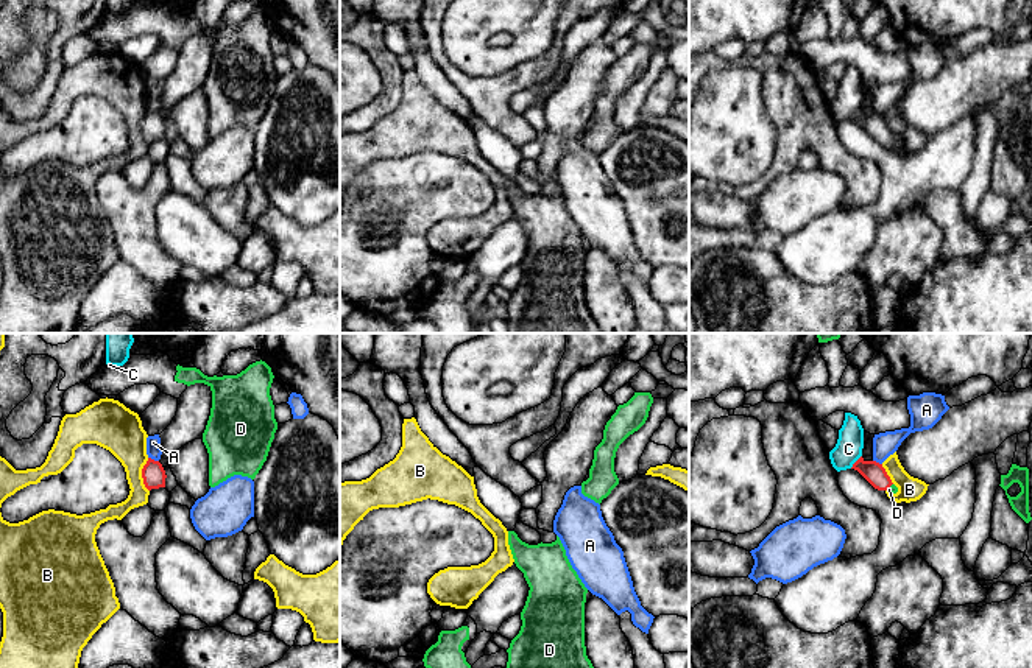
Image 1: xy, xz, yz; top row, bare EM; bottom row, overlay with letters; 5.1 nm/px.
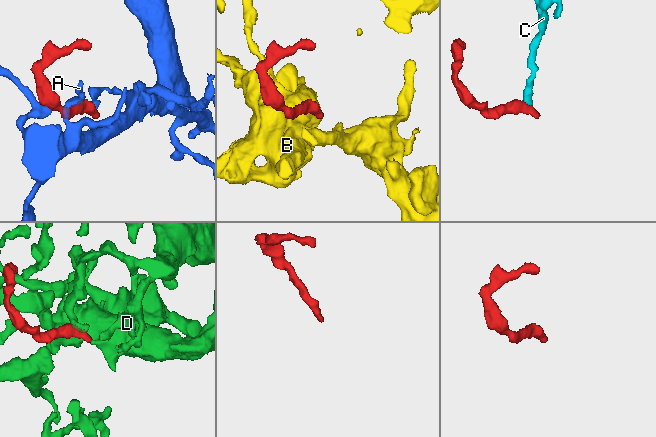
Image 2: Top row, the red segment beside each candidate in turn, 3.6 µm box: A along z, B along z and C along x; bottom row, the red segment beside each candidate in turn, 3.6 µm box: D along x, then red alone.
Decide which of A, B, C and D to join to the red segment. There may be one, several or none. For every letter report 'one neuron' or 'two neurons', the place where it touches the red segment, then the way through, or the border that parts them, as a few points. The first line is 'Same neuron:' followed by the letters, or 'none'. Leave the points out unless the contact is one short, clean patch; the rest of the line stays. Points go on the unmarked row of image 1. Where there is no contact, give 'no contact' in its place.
Same neuron: D
A: two neurons; meets red in xy at (153, 111)
B: two neurons; meets red in xy at (142, 126)
C: two neurons; meets red in yz at (856, 112); border along yz (861, 106), (850, 119)
D: one neuron; meets red in yz at (889, 137); runs through yz (873, 123), (889, 137), (892, 140)

